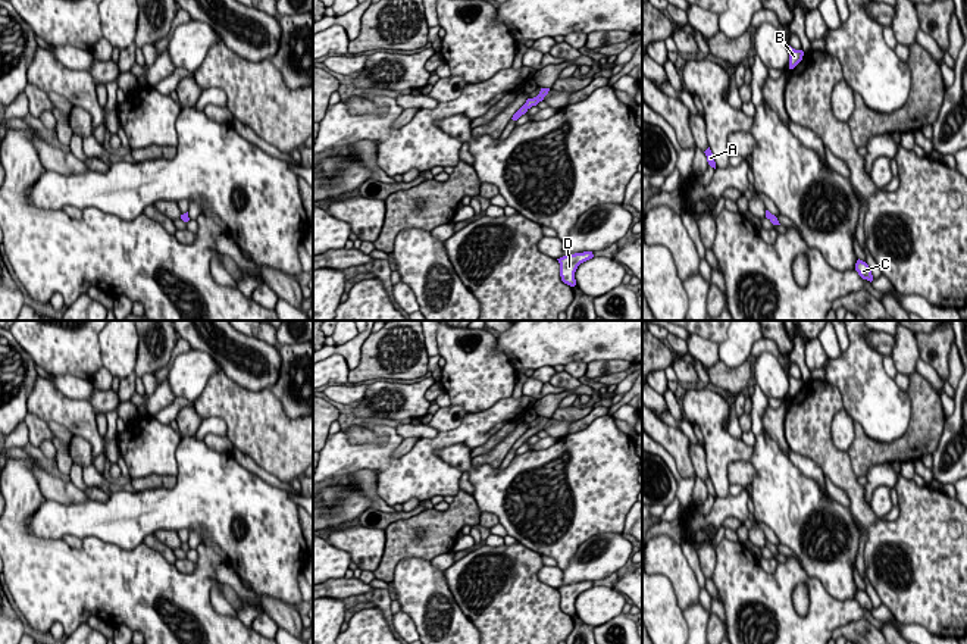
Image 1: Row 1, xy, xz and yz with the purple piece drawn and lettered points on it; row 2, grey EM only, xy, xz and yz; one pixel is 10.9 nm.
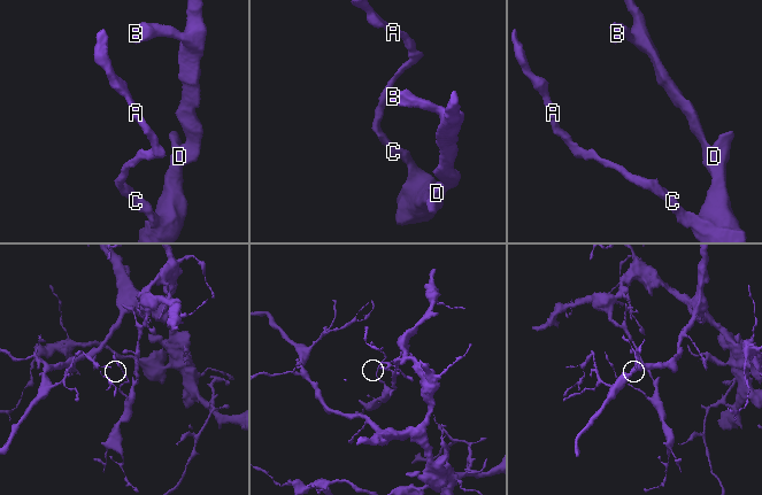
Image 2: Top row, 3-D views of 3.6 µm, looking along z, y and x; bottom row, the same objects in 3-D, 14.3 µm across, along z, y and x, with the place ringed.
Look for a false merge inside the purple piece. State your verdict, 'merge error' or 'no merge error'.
no merge error

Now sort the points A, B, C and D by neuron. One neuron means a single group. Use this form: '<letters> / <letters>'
A B C D

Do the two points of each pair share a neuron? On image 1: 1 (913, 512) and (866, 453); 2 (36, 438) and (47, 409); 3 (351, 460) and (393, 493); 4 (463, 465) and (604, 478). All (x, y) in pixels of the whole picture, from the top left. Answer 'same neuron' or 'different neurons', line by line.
1: different neurons
2: different neurons
3: same neuron
4: same neuron

